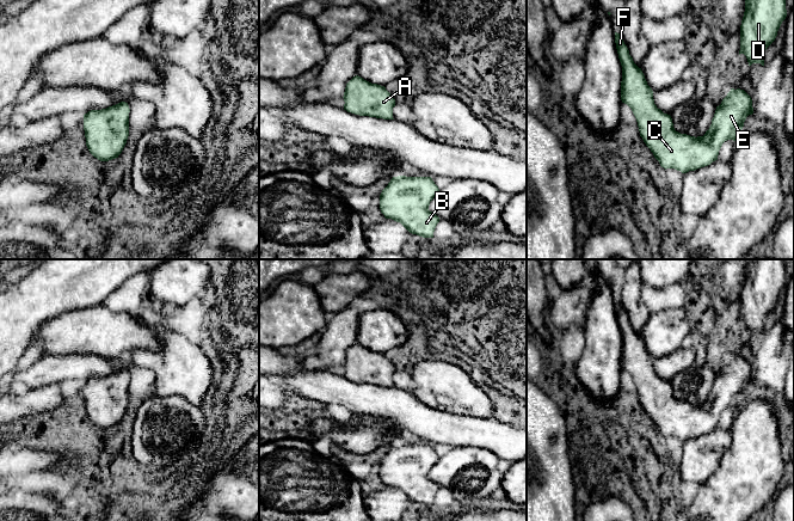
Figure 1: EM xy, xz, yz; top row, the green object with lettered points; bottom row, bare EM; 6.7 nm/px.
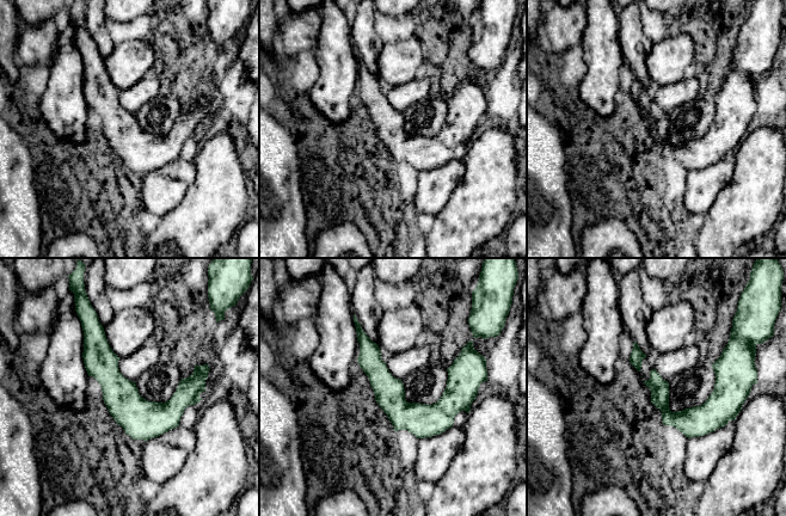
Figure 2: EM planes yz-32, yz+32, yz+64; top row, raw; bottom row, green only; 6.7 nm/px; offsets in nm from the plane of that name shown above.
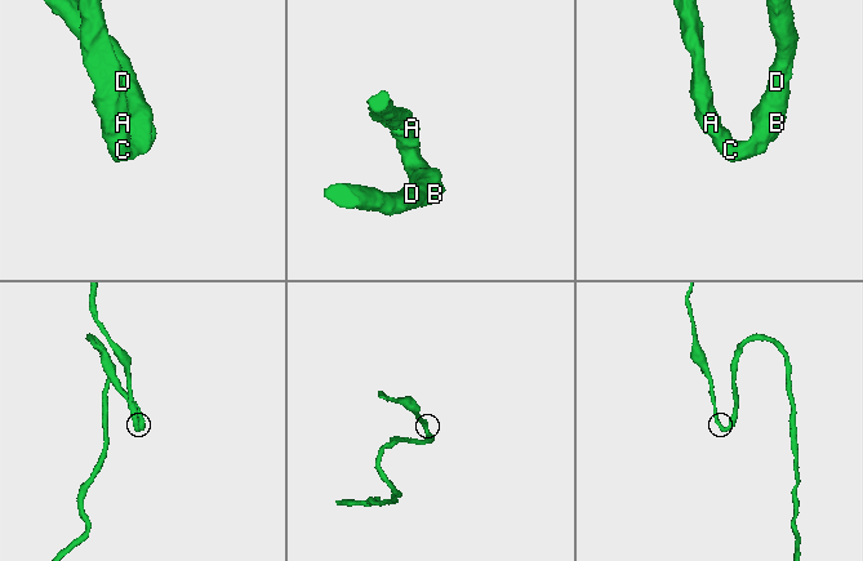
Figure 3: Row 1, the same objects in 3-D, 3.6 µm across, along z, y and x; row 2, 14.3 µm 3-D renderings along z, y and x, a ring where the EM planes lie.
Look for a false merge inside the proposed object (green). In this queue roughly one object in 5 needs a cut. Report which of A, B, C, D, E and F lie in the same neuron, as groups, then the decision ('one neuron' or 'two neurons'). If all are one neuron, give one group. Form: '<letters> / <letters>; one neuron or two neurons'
A B C D E F; one neuron

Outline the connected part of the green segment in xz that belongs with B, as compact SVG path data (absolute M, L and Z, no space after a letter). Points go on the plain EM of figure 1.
M393 445L380 462L380 477L386 486L400 490L410 501L433 505L439 485L429 478L430 470L439 456L431 445Z

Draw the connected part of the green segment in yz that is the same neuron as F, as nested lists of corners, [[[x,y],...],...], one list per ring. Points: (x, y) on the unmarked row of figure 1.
[[[617,300],[615,311],[622,333],[621,368],[632,376],[640,404],[660,434],[687,441],[718,428],[722,411],[735,409],[746,385],[753,381],[751,364],[744,357],[731,356],[703,404],[681,402],[675,398],[671,384],[654,372],[652,356]]]

